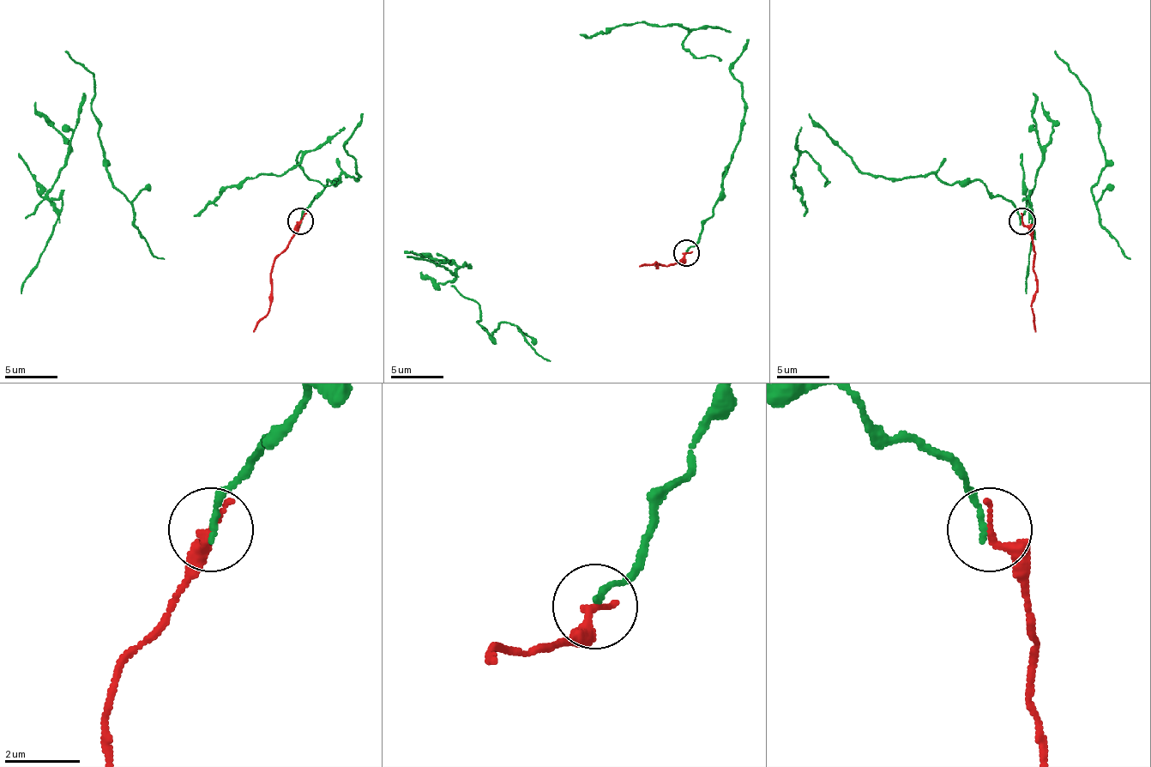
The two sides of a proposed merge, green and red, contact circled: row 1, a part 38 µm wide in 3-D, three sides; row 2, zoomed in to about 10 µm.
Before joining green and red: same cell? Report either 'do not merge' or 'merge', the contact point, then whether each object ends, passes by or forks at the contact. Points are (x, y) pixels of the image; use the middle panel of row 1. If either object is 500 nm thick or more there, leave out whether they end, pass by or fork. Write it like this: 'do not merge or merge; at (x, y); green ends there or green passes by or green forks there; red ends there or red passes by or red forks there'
do not merge; at (686, 253); green ends there; red ends there

